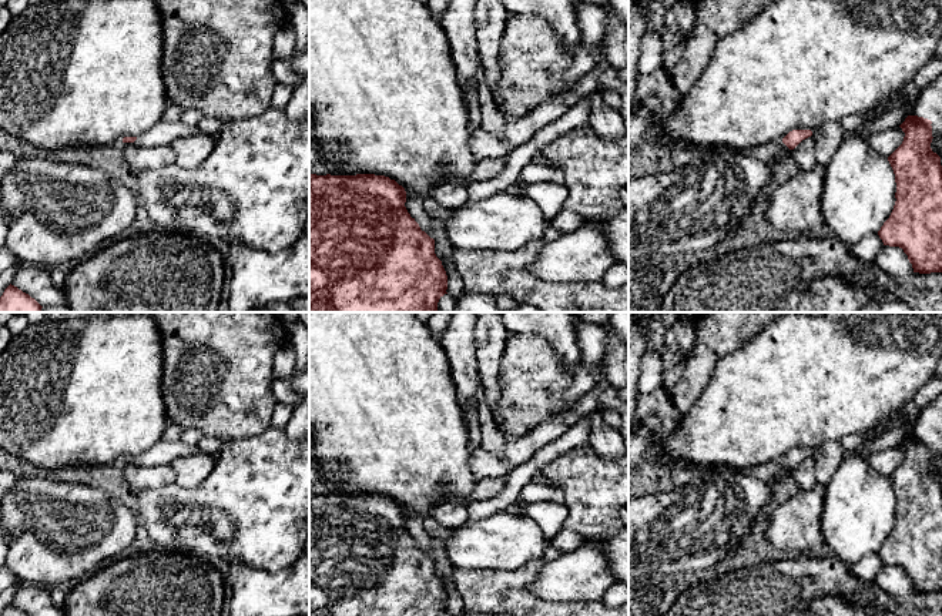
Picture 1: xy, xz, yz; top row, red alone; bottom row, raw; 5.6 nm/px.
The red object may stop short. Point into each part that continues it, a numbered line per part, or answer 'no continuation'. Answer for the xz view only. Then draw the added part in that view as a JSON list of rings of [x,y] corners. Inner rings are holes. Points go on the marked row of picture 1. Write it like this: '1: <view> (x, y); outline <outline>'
no continuation

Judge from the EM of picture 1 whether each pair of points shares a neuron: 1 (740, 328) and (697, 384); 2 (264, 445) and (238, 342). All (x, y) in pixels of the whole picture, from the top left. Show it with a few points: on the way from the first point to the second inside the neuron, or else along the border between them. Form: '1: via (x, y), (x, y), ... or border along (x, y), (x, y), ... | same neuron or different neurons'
1: via (726, 338), (699, 365), (699, 370) | same neuron
2: border along (270, 425), (254, 435), (231, 438), (228, 441) | different neurons

